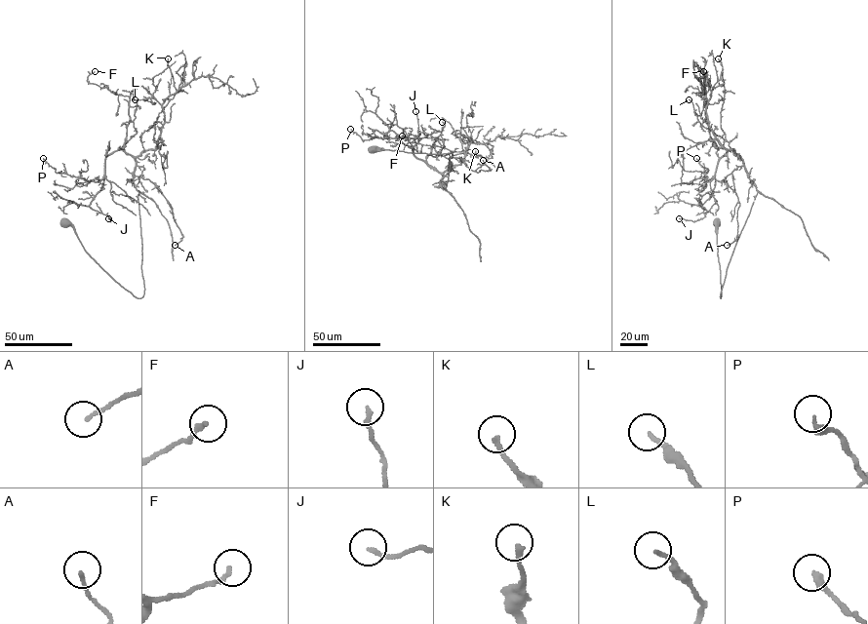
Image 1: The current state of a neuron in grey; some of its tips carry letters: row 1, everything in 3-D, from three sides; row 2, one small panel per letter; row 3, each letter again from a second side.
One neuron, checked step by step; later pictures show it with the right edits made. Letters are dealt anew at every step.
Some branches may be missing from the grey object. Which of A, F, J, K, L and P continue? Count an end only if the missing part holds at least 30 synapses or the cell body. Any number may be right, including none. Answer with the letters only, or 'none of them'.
none of them

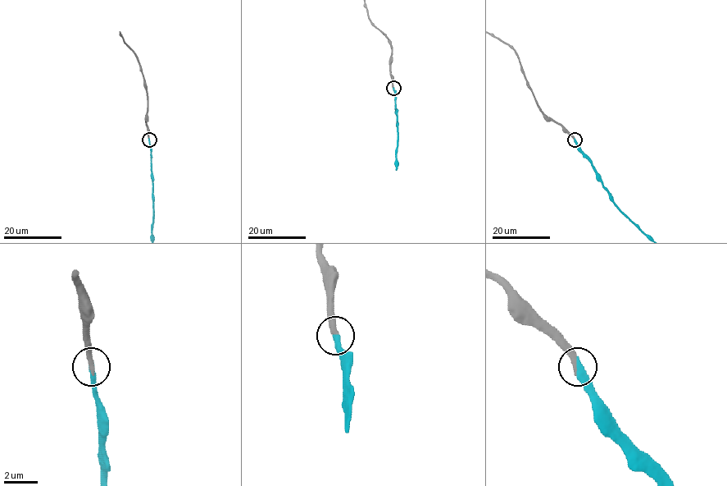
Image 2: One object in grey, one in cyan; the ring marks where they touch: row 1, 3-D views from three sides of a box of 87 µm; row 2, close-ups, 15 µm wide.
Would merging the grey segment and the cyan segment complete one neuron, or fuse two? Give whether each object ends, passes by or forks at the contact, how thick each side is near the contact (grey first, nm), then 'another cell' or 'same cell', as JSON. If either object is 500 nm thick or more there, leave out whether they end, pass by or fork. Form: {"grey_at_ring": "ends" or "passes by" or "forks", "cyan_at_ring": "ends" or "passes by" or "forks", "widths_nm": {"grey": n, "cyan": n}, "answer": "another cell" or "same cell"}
{"grey_at_ring": "ends", "cyan_at_ring": "ends", "widths_nm": {"grey": 360, "cyan": 440}, "answer": "same cell"}

